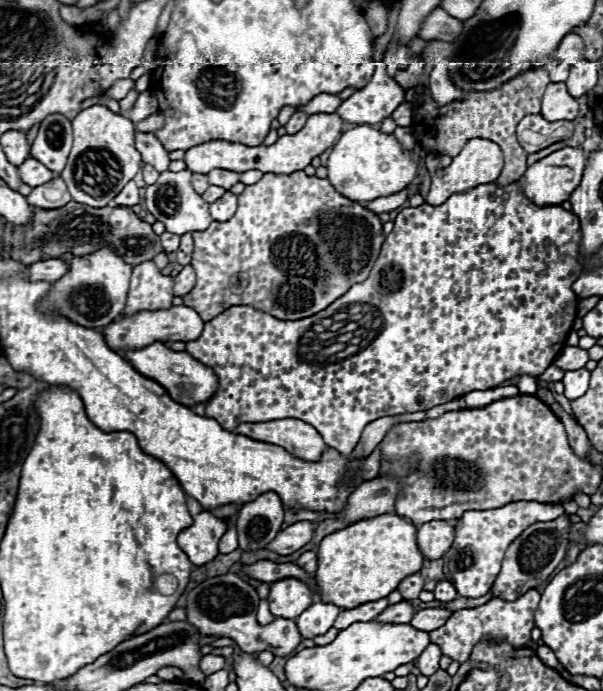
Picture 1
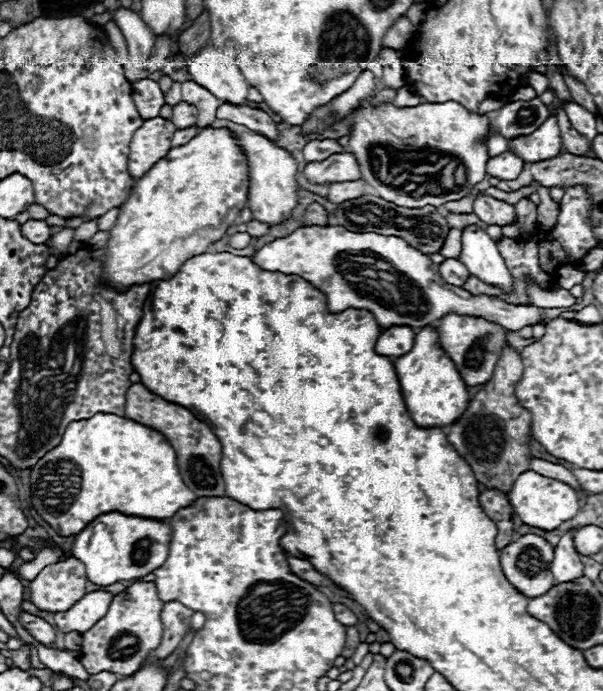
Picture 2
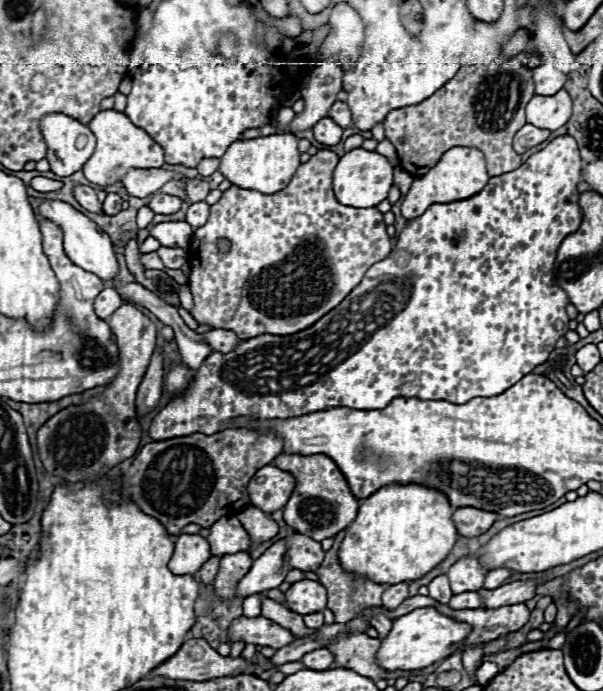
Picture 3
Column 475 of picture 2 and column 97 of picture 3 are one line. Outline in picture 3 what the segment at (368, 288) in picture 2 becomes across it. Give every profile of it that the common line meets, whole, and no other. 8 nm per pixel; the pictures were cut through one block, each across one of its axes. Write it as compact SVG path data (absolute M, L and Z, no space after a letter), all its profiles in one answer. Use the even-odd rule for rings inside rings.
M104 288L94 300L94 310L100 318L108 318L120 306L122 306L122 298L114 288Z

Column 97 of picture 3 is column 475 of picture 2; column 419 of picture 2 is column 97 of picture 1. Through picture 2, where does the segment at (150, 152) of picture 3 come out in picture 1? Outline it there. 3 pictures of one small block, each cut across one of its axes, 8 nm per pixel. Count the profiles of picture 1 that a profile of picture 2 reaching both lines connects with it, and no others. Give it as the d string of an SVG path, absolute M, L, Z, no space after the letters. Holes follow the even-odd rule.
M90 106L72 118L74 146L68 156L62 178L68 184L72 200L90 208L106 206L142 168L140 152L134 148L134 122L110 112L106 106Z

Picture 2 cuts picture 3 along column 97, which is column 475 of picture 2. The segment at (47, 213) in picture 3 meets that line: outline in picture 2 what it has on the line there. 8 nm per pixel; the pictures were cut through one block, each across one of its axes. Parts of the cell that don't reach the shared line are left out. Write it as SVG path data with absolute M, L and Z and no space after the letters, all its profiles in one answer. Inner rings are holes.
M466 226L462 230L462 250L458 260L466 264L470 274L478 276L486 284L494 284L504 290L512 286L510 272L494 240L478 226Z

